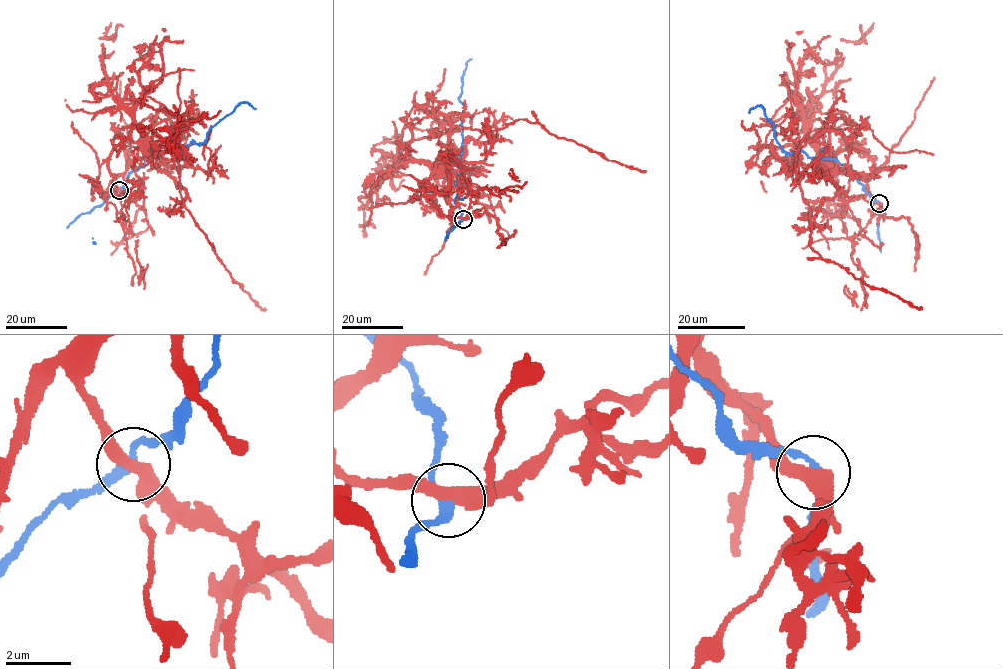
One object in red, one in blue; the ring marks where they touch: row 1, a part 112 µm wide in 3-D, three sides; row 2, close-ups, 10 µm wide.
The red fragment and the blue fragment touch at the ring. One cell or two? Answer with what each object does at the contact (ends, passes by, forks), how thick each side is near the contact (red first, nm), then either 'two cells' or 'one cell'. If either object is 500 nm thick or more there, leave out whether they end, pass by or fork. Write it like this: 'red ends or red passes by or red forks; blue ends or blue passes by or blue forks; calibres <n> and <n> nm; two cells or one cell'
red passes by; blue passes by; calibres 400 and 240 nm; two cells

